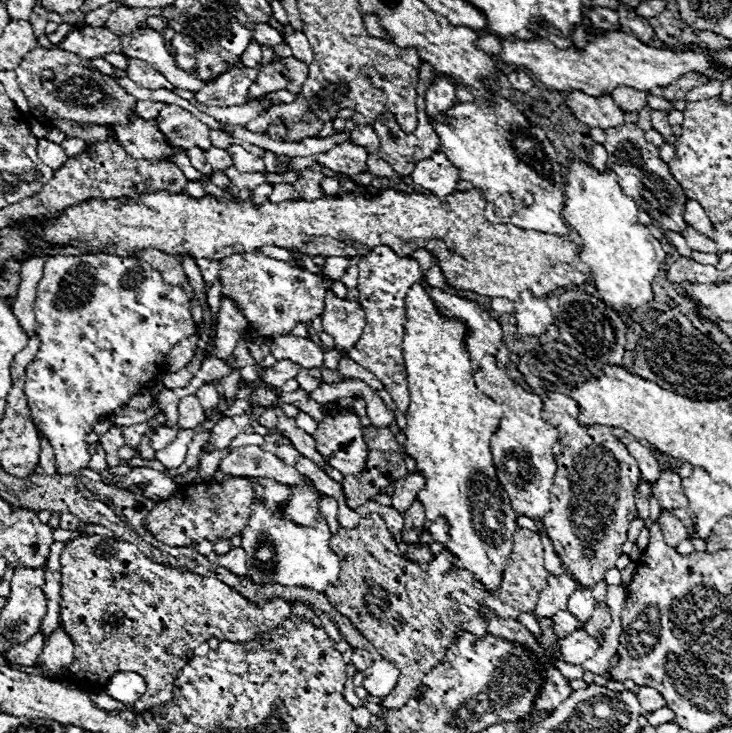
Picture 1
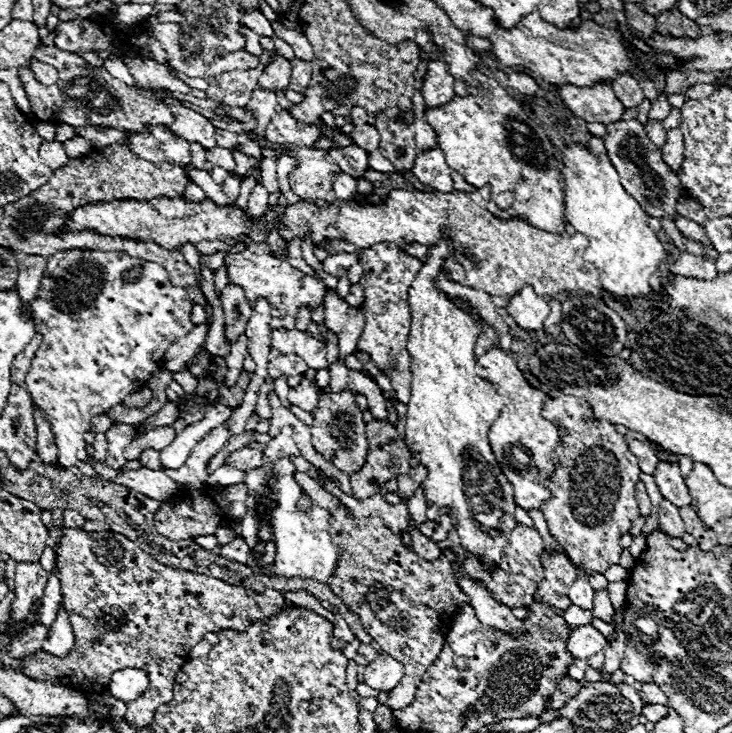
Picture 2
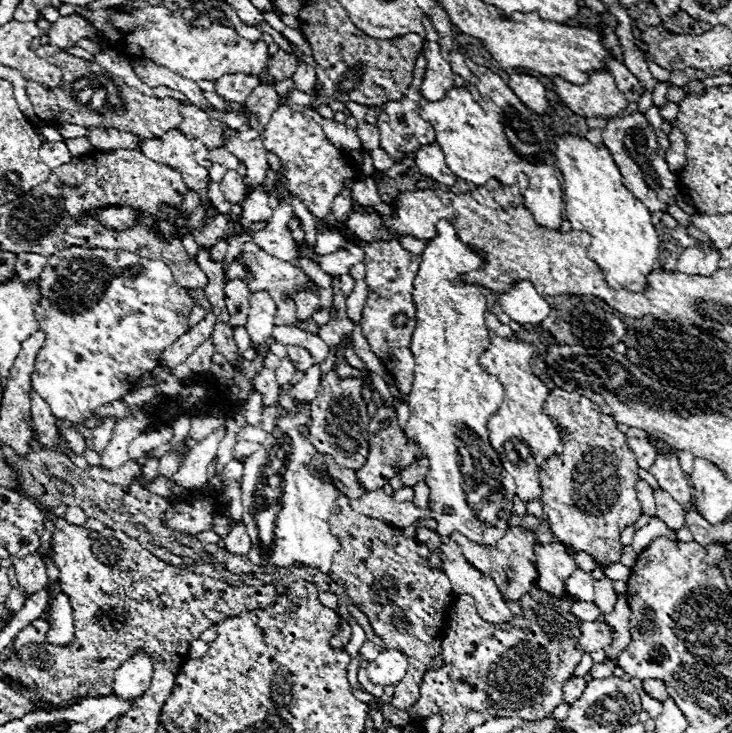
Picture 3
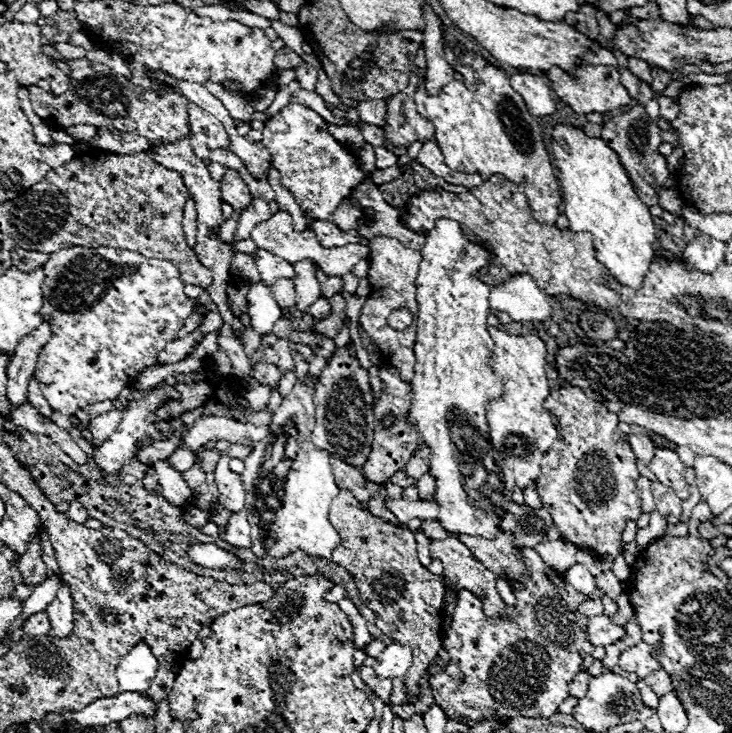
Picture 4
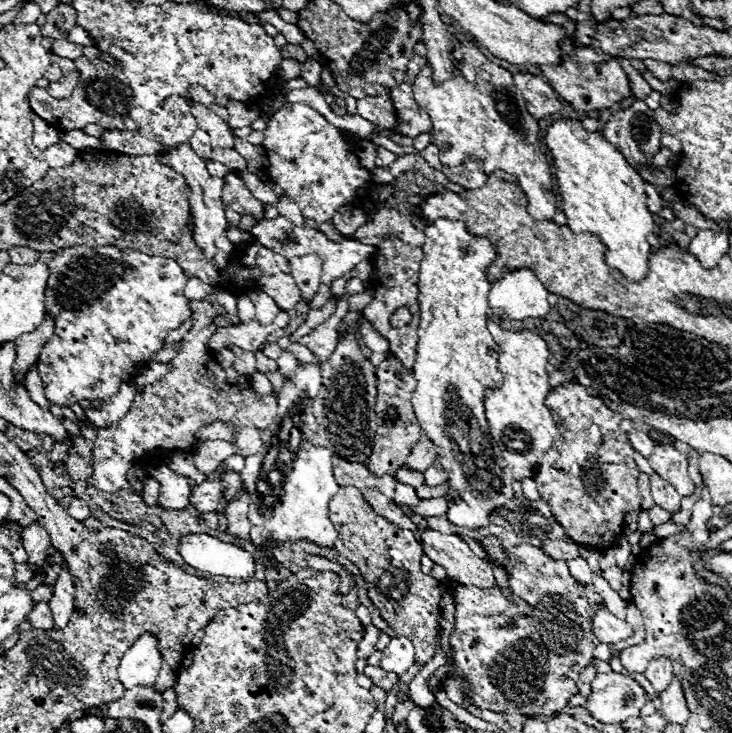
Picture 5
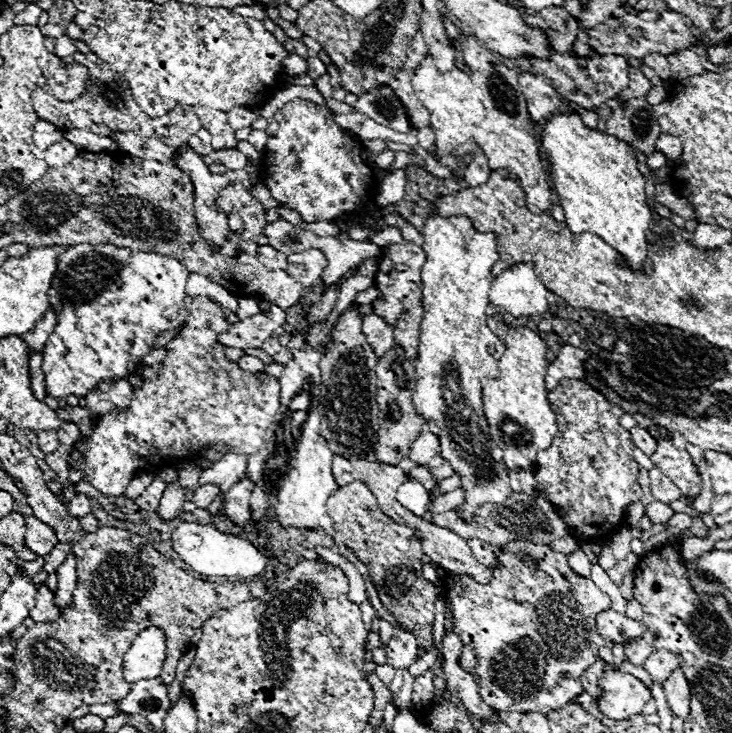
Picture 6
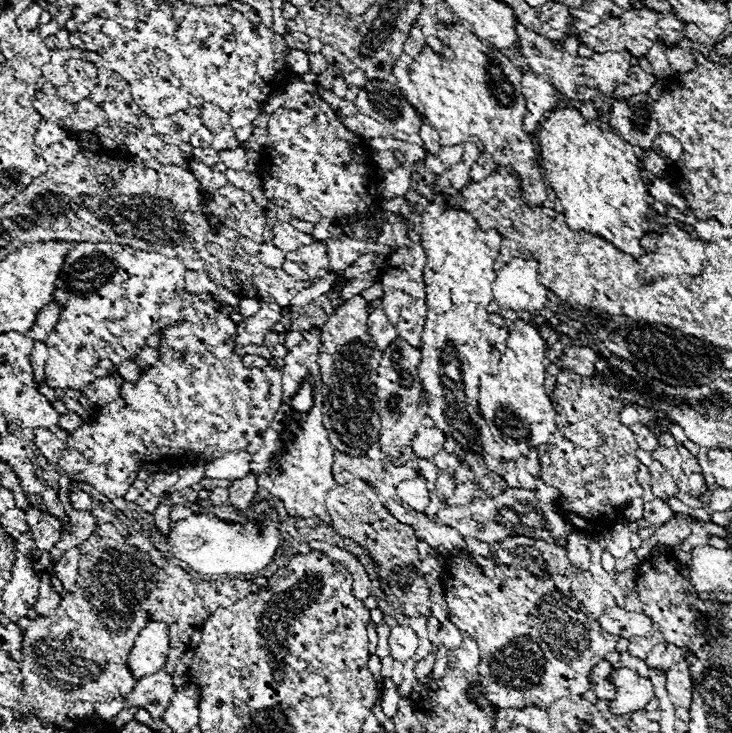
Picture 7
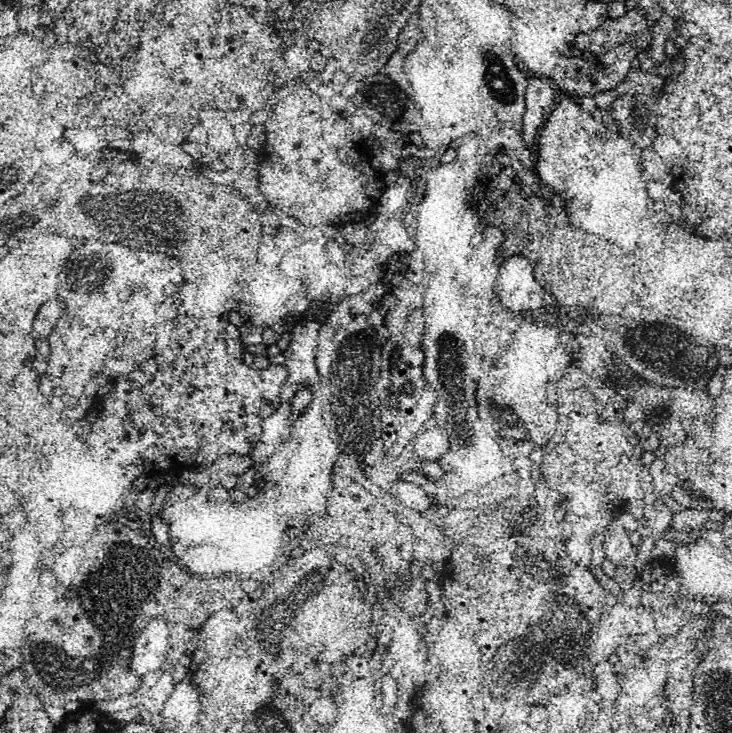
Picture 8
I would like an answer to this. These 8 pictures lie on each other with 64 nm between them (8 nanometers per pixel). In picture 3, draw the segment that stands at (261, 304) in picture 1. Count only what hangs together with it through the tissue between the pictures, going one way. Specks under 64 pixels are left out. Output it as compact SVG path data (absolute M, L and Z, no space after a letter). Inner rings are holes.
M260 250L258 254L246 254L246 252L242 252L242 254L238 254L236 258L248 268L248 276L242 278L244 282L248 282L248 286L250 286L248 290L250 290L250 292L260 292L260 290L264 290L264 292L268 292L268 294L272 296L272 300L274 300L274 304L276 304L276 316L274 316L274 324L276 324L276 326L282 326L282 324L292 326L292 324L296 322L294 294L296 294L300 288L304 288L304 290L316 290L316 294L318 294L316 284L314 284L302 270L298 270L296 266L292 266L290 262L284 262L284 260L276 258L276 256L266 254L264 250Z

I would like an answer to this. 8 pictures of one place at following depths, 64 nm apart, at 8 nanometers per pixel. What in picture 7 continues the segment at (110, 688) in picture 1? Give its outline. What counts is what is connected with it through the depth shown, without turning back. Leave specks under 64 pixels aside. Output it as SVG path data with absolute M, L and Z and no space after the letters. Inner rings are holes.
M150 622L134 640L128 654L128 670L134 678L154 674L164 668L166 654L170 650L168 628L164 622Z

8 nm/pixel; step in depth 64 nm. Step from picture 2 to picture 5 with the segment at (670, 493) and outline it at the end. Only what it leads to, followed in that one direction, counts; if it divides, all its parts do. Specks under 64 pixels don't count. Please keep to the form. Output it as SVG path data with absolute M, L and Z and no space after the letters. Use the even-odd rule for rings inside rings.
M670 444L656 446L654 454L648 458L650 466L660 478L672 482L680 496L690 496L694 492L694 484L688 478L688 460Z

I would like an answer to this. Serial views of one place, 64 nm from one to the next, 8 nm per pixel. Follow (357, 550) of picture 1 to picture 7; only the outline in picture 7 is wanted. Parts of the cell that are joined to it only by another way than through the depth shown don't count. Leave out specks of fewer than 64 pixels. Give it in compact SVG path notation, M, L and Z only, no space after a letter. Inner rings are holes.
M360 478L340 486L336 484L326 498L326 510L336 526L340 536L356 540L376 562L380 590L388 598L388 602L398 608L406 618L418 614L430 614L430 590L424 576L418 572L420 556L418 556L418 538L412 526L398 522L374 494L374 490Z

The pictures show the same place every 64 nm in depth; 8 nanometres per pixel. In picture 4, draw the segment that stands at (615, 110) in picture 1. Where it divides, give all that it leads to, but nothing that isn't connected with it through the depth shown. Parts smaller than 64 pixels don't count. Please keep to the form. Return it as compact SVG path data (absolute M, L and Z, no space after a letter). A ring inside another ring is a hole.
M584 66L576 70L578 80L572 80L564 70L560 68L552 68L546 72L546 76L550 78L550 88L562 98L562 102L566 102L576 114L590 114L590 112L612 112L616 108L622 108L626 104L630 104L630 96L626 92L626 88L620 84L620 74L616 72L616 68L612 66Z

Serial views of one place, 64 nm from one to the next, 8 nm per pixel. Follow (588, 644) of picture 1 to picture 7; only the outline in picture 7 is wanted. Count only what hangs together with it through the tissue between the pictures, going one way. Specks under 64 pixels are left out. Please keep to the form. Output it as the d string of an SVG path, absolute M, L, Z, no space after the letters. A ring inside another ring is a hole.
M620 606L606 608L600 618L600 626L604 632L616 634L620 638L634 638L634 636L646 636L652 630L652 622L644 612L626 612Z

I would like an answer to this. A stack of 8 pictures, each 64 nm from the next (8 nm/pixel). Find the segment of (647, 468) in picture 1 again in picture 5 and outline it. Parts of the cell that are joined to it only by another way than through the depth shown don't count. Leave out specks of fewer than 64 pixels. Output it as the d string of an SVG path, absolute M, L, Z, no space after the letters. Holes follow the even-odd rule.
M632 430L632 432L628 432L628 440L630 440L630 444L634 446L634 450L640 452L644 458L650 458L650 456L652 456L656 442L654 442L646 432L636 432L636 430Z

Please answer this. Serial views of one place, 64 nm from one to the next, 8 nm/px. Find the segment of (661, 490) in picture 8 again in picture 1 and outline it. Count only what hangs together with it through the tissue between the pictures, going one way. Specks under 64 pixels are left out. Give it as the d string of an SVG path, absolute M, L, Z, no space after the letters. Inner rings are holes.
M668 510L662 512L662 516L660 516L660 526L662 526L664 540L666 540L668 546L672 546L672 548L676 548L678 542L682 542L682 540L688 538L688 532L686 532L686 526L682 524L682 520L674 518Z

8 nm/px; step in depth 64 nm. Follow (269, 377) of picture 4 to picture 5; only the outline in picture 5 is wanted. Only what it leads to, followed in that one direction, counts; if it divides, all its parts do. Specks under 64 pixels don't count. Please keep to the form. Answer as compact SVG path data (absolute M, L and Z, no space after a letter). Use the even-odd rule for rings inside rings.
M254 352L254 356L256 356L256 370L258 370L258 372L262 372L262 374L270 374L270 372L278 370L278 364L276 364L274 360L266 358L262 352Z

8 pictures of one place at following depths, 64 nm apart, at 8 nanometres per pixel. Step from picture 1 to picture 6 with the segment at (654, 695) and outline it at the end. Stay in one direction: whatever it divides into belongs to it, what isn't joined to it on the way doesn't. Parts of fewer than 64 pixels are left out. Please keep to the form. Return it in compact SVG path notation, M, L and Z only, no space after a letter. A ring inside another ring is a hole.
M656 650L644 664L652 682L658 682L658 684L664 684L668 680L668 674L672 674L676 666L678 666L678 658L668 650Z

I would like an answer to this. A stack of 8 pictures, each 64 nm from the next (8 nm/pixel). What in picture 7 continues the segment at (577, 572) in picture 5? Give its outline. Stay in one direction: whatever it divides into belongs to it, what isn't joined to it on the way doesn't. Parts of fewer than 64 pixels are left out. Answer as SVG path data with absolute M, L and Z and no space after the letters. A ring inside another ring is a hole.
M572 532L568 536L568 560L582 568L582 570L588 570L590 566L590 550L588 550L588 536L582 534L582 532Z

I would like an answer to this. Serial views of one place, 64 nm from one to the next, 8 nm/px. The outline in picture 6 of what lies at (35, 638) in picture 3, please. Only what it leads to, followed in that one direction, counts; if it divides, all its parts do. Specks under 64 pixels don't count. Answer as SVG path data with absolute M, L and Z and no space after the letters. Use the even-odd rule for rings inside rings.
M44 584L38 588L38 598L36 598L36 606L32 608L30 618L34 622L52 622L58 618L58 610L54 606L54 592L48 590Z

